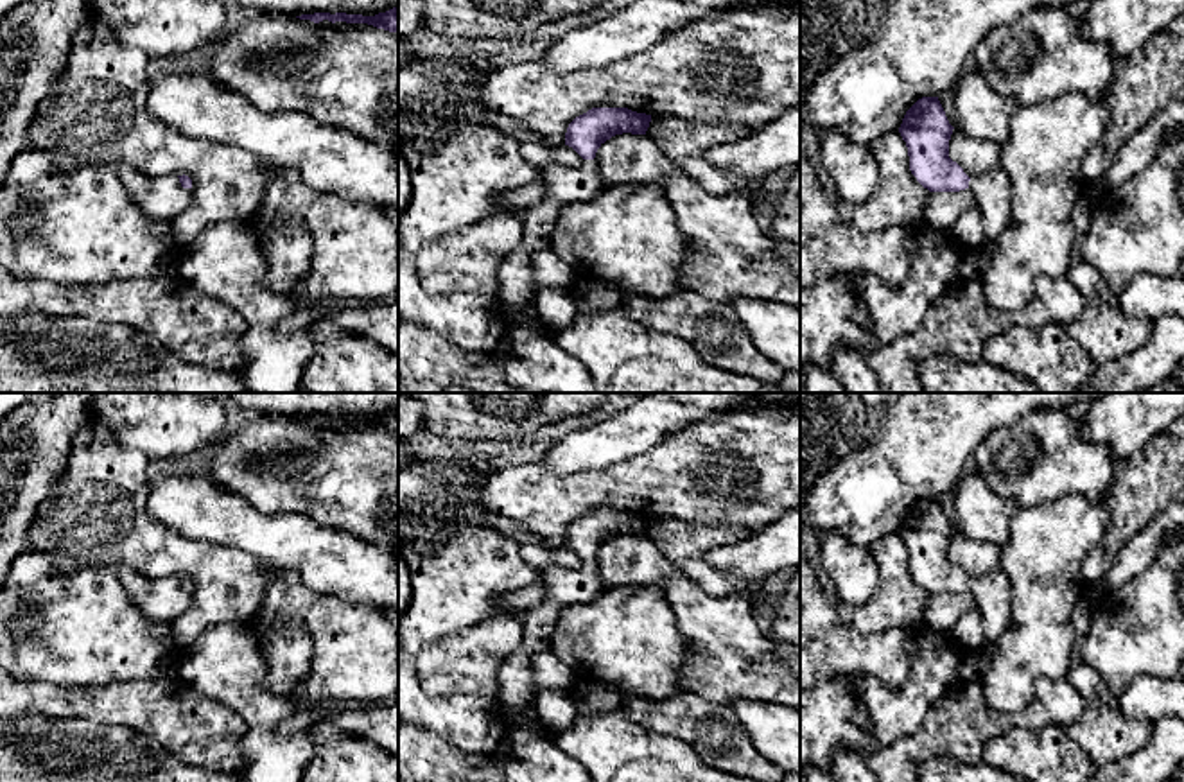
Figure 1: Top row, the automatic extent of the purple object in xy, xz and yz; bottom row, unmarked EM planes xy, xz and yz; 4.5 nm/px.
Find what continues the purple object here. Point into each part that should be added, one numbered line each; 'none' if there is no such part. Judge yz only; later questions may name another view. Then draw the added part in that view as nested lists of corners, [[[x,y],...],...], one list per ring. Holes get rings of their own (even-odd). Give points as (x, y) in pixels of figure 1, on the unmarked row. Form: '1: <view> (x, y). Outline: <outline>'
1: yz (991, 592). Outline: [[[997,569],[978,579],[971,579],[969,592],[974,597],[976,608],[981,615],[981,628],[985,633],[985,642],[978,649],[969,649],[960,664],[958,674],[962,682],[981,680],[978,671],[979,655],[994,647],[997,639],[1003,635],[1008,624],[1008,581],[1005,574]]]

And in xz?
1: xz (565, 585). Outline: [[[583,561],[576,569],[551,565],[542,578],[547,583],[547,595],[542,604],[520,617],[524,624],[522,646],[499,669],[501,703],[497,710],[504,726],[545,730],[535,707],[536,694],[529,660],[535,653],[551,647],[551,633],[563,606],[592,601],[606,590],[594,561]]]

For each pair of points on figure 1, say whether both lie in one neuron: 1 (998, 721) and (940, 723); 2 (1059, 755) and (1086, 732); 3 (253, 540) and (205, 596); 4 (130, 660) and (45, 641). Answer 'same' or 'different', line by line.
1: same
2: different
3: different
4: same

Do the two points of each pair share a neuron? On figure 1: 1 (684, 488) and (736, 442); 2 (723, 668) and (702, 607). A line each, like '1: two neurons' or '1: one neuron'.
1: one neuron
2: one neuron

